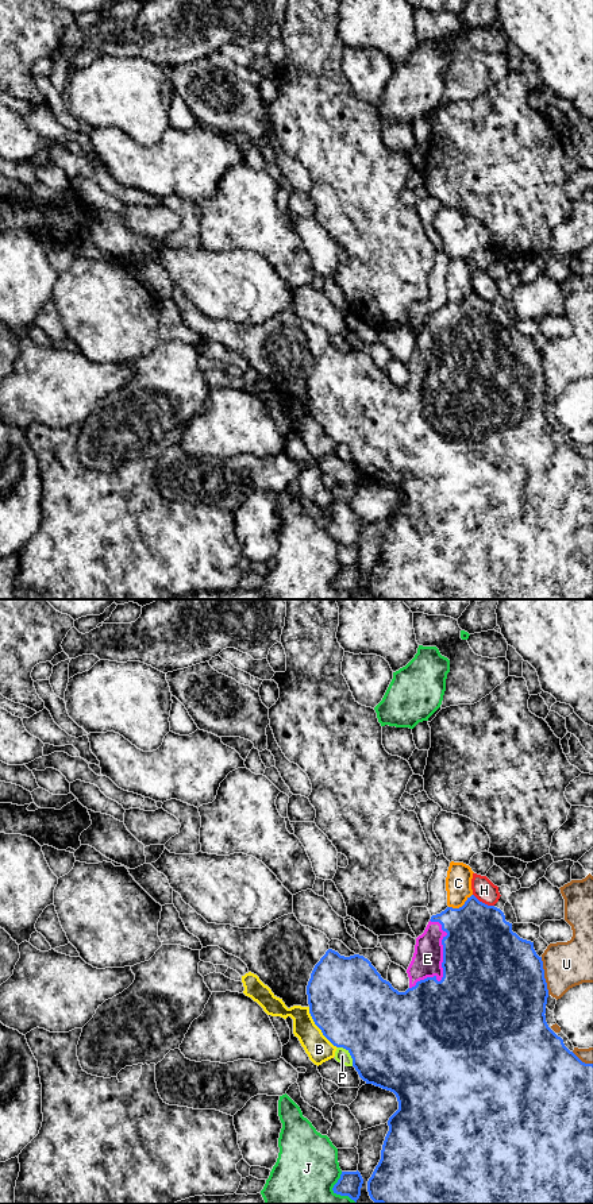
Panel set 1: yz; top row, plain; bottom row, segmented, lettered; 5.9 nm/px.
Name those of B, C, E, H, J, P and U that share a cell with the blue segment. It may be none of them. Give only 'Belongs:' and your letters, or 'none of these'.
Belongs: E

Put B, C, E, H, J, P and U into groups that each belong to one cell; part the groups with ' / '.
B / C / E / H / J / P / U

